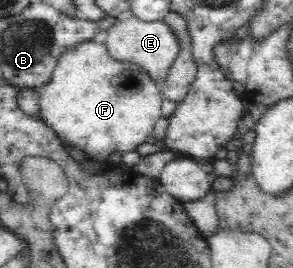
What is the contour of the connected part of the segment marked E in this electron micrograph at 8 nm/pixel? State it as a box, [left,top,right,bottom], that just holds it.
[105,16,180,86]

